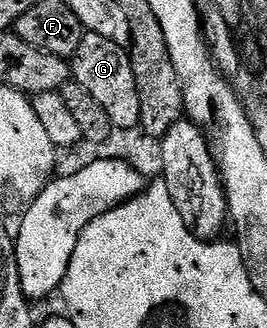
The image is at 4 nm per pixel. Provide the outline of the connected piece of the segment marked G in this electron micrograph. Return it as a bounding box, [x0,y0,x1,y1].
[71,33,141,131]

